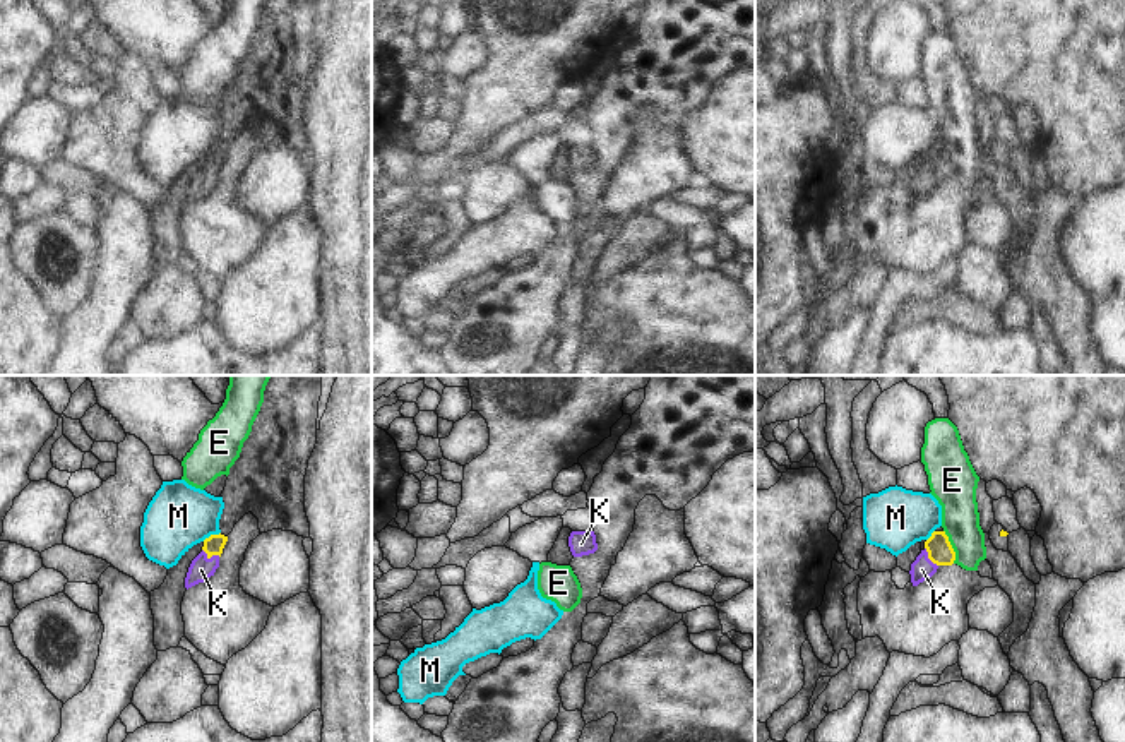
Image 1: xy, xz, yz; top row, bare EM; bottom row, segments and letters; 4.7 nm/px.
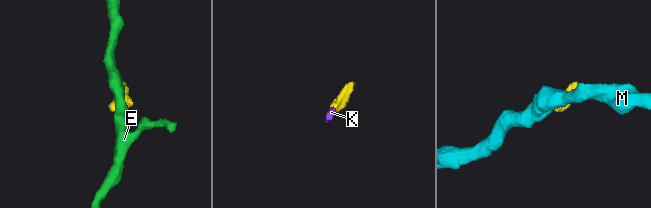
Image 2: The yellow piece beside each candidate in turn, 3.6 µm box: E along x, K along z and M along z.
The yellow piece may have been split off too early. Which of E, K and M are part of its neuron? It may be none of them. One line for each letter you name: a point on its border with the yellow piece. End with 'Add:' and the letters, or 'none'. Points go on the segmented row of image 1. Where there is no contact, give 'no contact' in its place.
K: xy (211, 556)
Add: K

